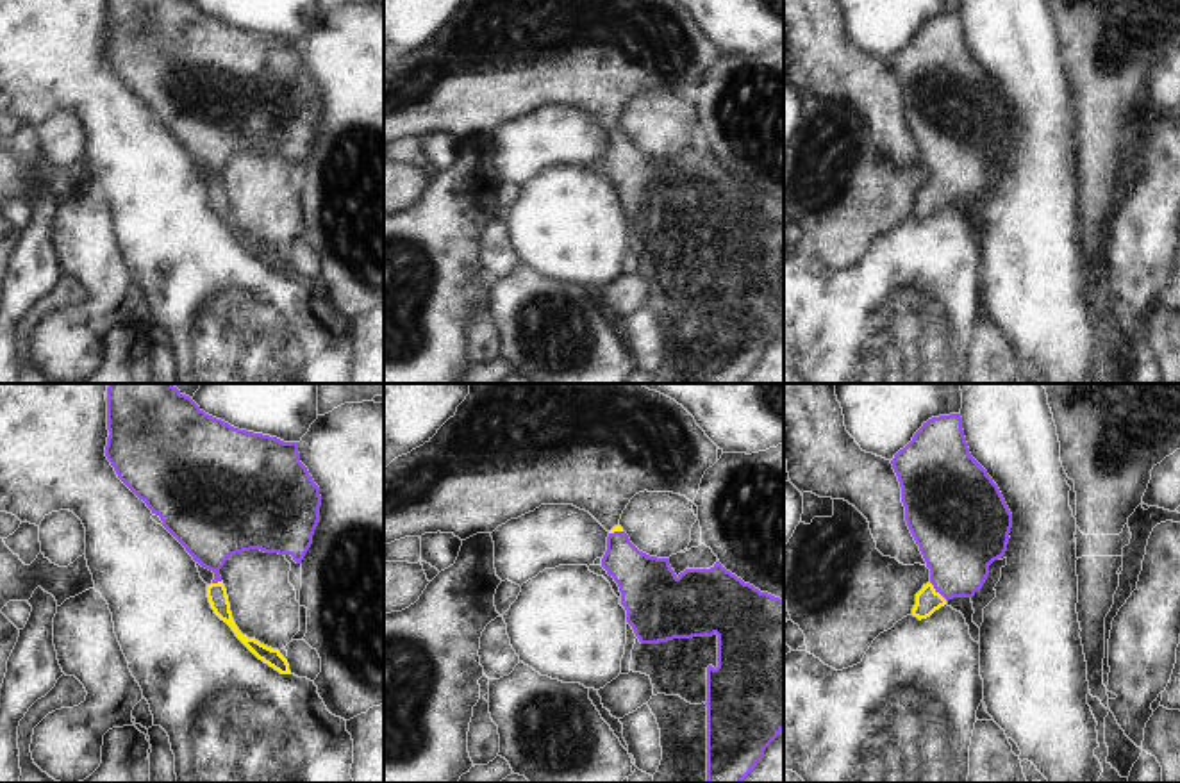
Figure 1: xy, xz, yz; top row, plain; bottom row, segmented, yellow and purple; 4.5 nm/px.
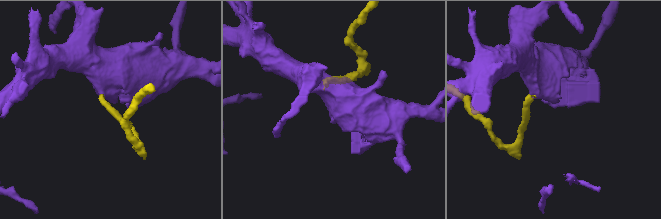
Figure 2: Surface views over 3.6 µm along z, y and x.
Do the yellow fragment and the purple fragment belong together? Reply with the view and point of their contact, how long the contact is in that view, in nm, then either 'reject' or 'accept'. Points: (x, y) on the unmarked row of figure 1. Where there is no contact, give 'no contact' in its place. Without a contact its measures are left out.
yz (938, 193) | 120 nm | accept

